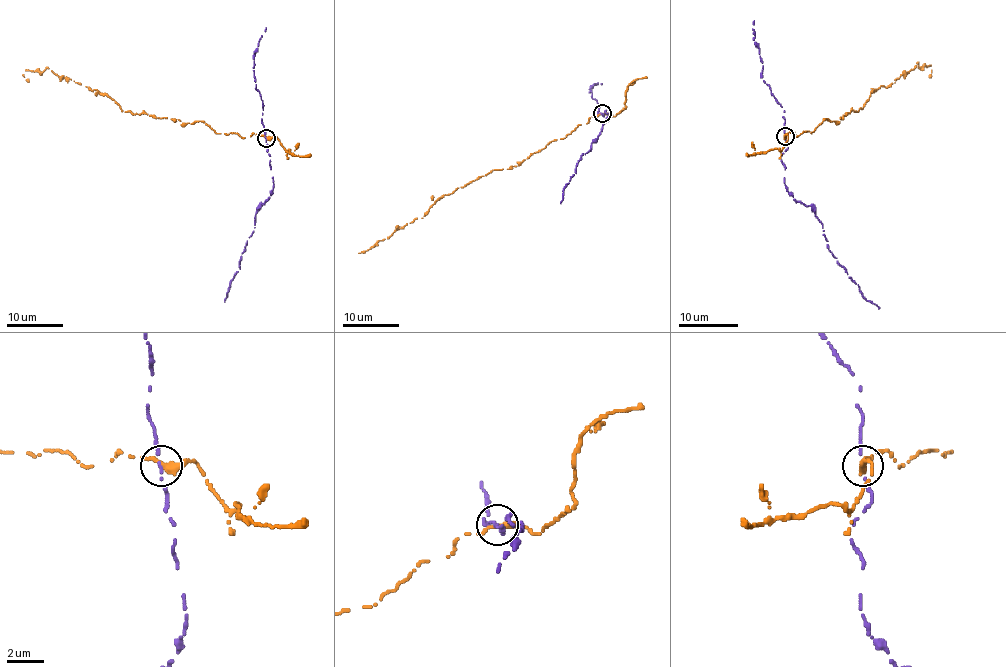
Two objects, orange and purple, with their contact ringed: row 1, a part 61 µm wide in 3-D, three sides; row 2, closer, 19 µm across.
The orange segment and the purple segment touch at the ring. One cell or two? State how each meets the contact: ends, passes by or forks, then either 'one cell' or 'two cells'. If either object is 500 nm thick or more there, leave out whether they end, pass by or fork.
orange ends | purple passes by | two cells

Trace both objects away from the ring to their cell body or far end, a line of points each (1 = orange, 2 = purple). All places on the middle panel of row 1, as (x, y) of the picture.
1: (602, 113), (517, 166), (494, 169), (458, 187), (423, 218), (365, 250)
2: (602, 113), (603, 116), (606, 110), (609, 114), (602, 131), (591, 149), (582, 154), (560, 203)

